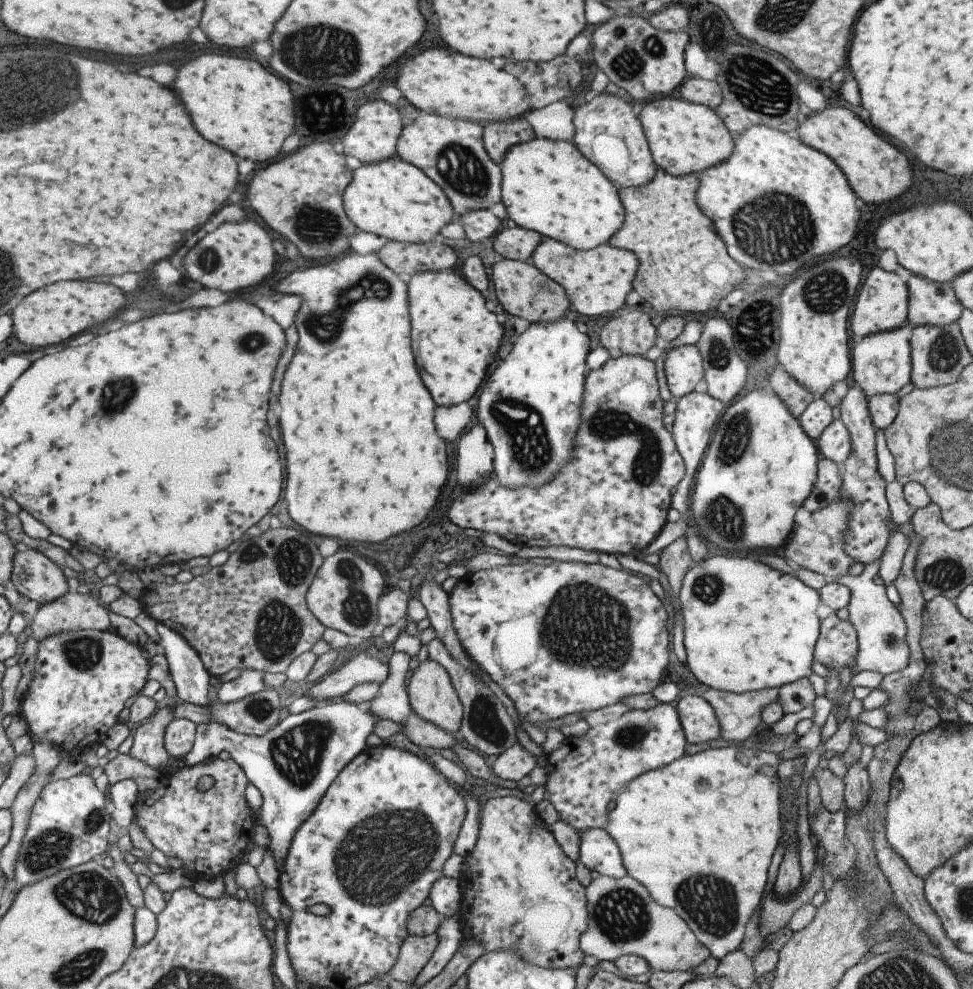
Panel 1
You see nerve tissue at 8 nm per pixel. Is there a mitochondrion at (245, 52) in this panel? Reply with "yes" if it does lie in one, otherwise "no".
no

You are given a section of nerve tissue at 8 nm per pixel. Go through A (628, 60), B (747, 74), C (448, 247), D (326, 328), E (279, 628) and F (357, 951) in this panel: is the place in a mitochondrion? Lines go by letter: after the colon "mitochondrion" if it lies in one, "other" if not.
A: mitochondrion
B: mitochondrion
C: other
D: mitochondrion
E: mitochondrion
F: other

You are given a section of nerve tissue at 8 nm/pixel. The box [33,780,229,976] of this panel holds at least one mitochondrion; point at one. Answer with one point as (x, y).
(88, 895)

